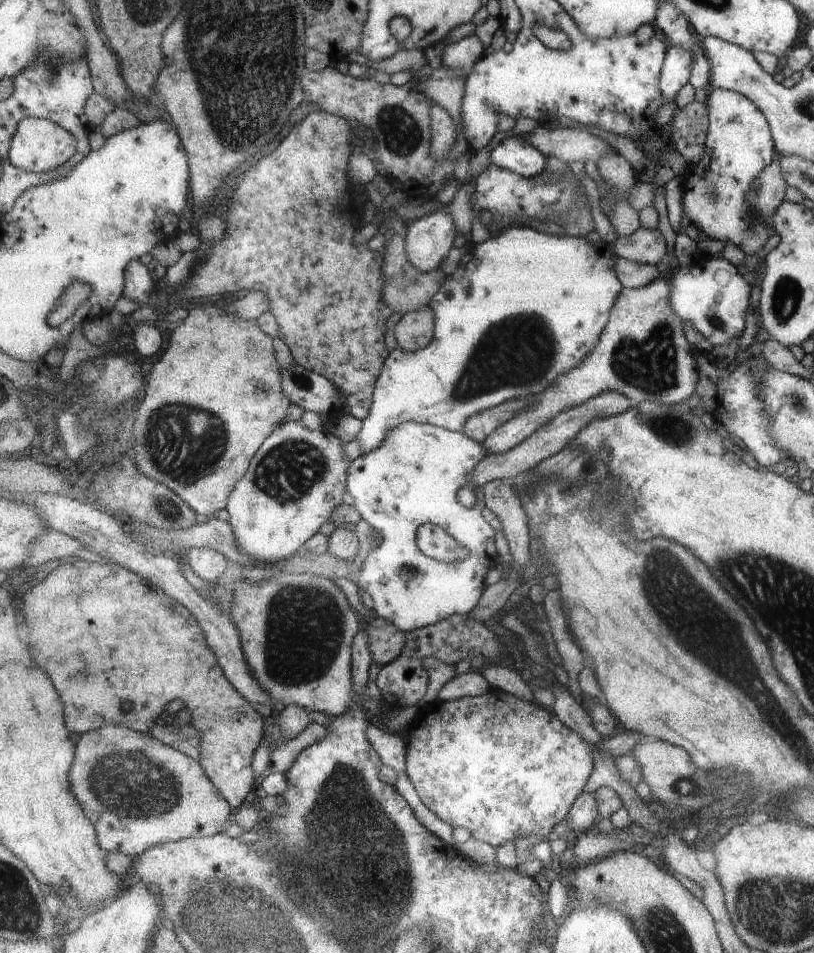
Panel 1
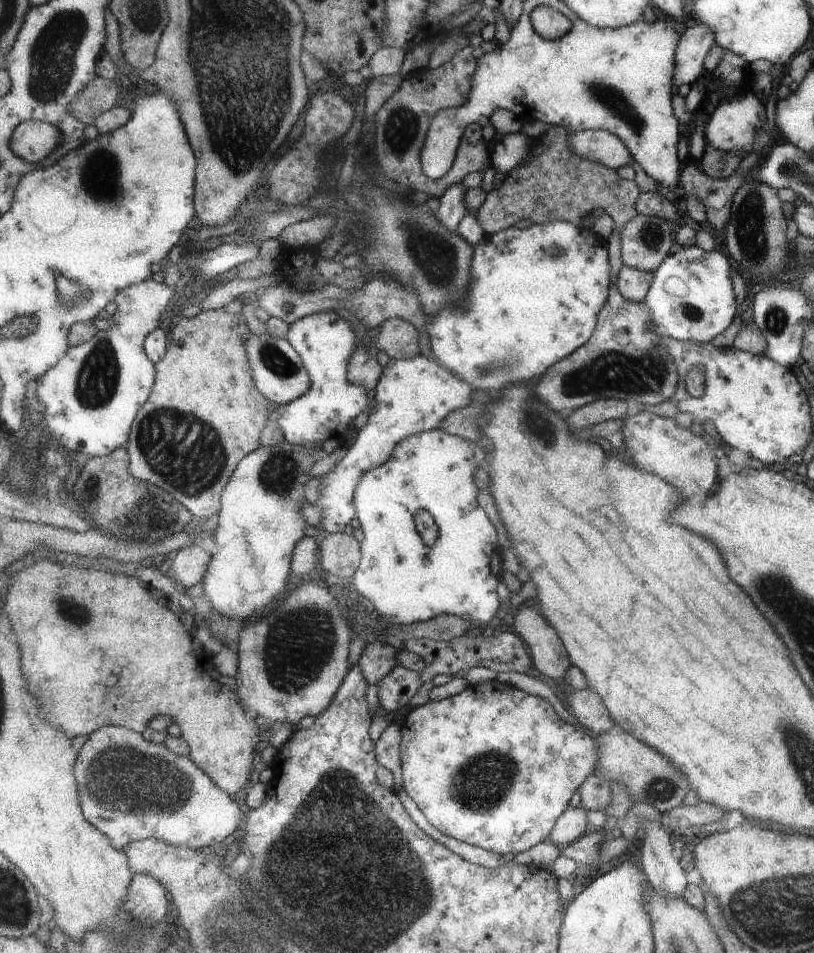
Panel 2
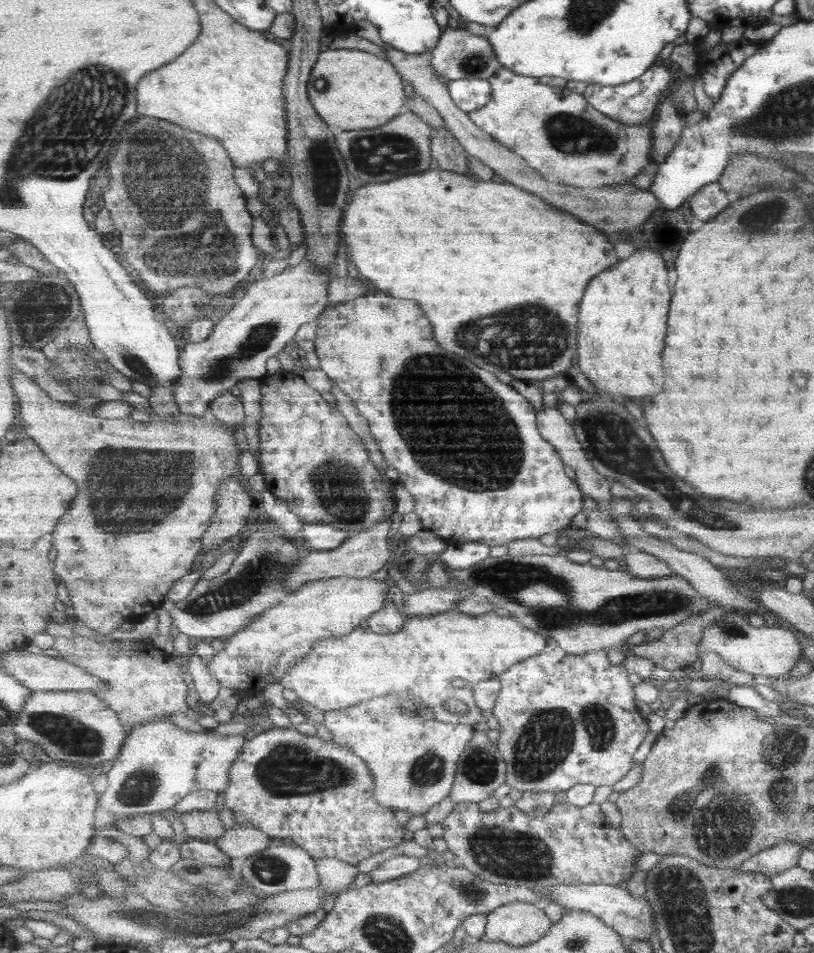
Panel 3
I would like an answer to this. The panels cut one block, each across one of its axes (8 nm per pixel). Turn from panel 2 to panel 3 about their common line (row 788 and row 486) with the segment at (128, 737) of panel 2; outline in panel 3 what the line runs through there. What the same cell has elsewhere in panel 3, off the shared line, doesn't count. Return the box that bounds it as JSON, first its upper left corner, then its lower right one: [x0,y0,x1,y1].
[12,368,241,635]

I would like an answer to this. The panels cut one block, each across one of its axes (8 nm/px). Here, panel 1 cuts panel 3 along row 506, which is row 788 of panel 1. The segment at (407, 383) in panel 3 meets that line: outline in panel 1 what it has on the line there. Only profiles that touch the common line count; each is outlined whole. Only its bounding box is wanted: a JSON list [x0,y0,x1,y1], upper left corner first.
[405,688,594,846]

